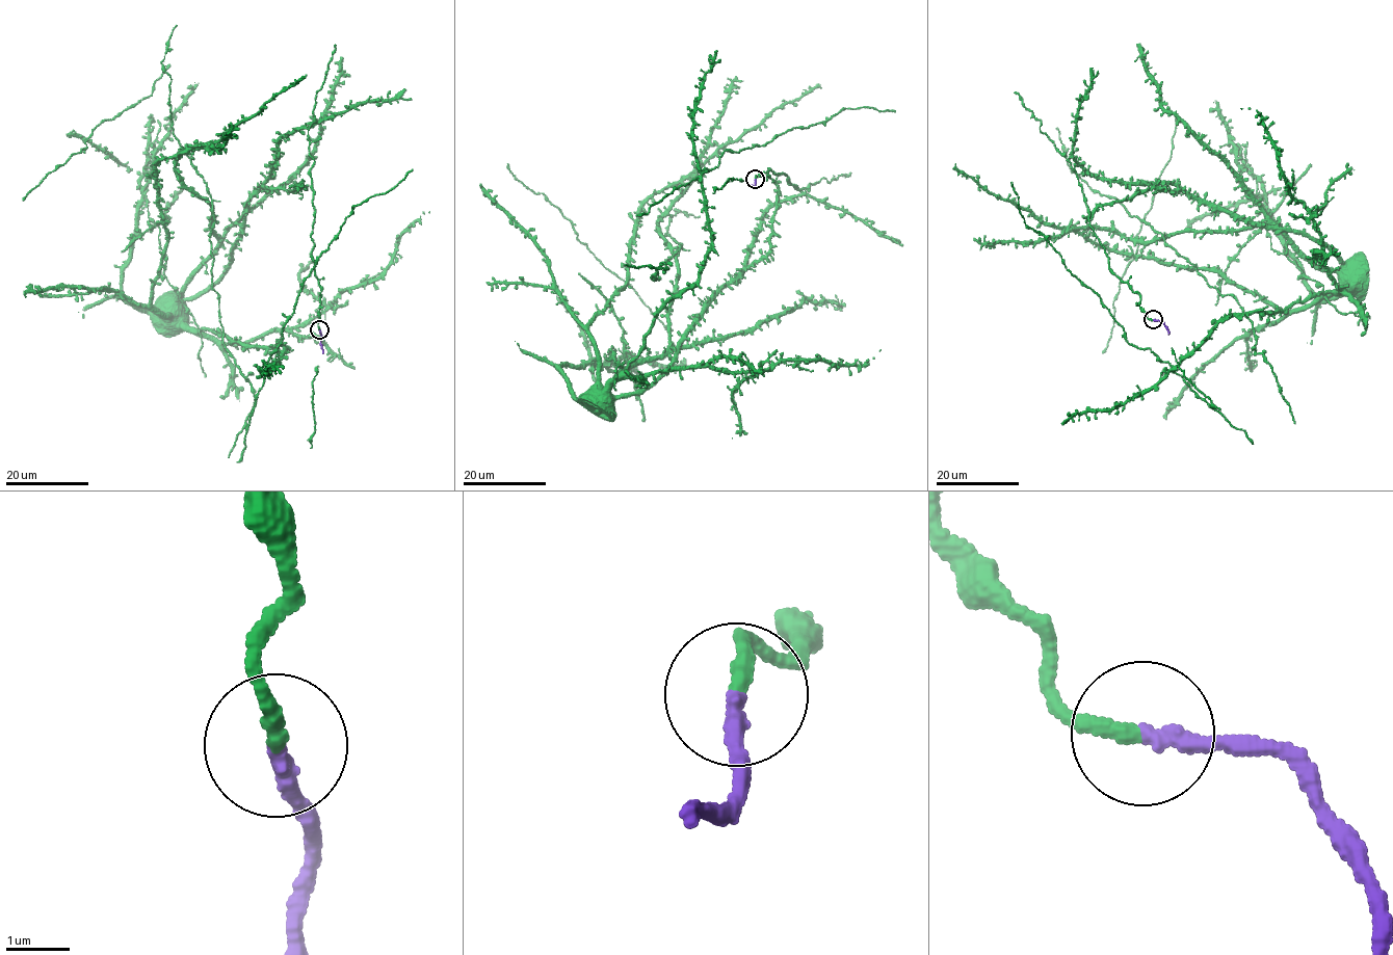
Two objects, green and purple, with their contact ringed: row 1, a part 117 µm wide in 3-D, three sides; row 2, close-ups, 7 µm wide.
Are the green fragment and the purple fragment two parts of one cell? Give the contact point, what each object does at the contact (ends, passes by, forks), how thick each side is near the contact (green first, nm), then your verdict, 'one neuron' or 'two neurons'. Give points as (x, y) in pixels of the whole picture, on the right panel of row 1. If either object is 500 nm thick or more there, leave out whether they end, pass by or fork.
(1153, 319) | green ends | purple ends | 240/280 nm | one neuron

